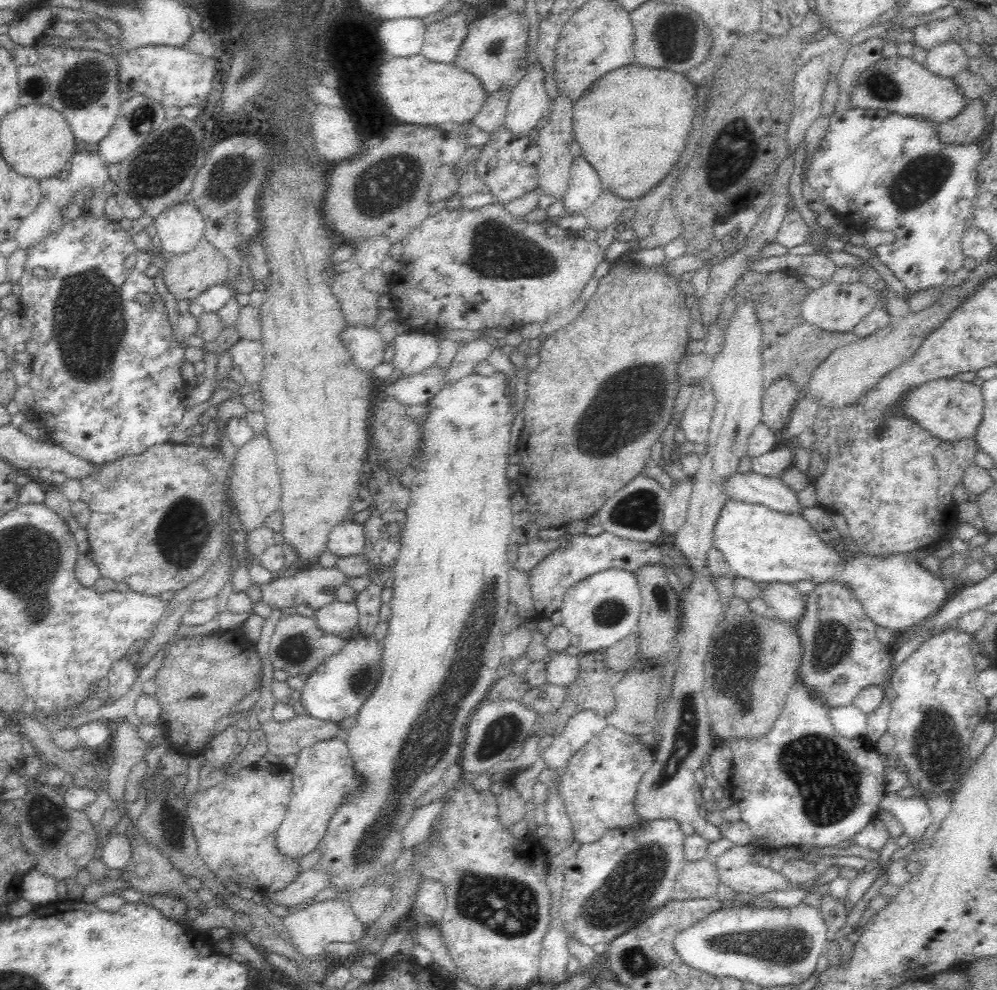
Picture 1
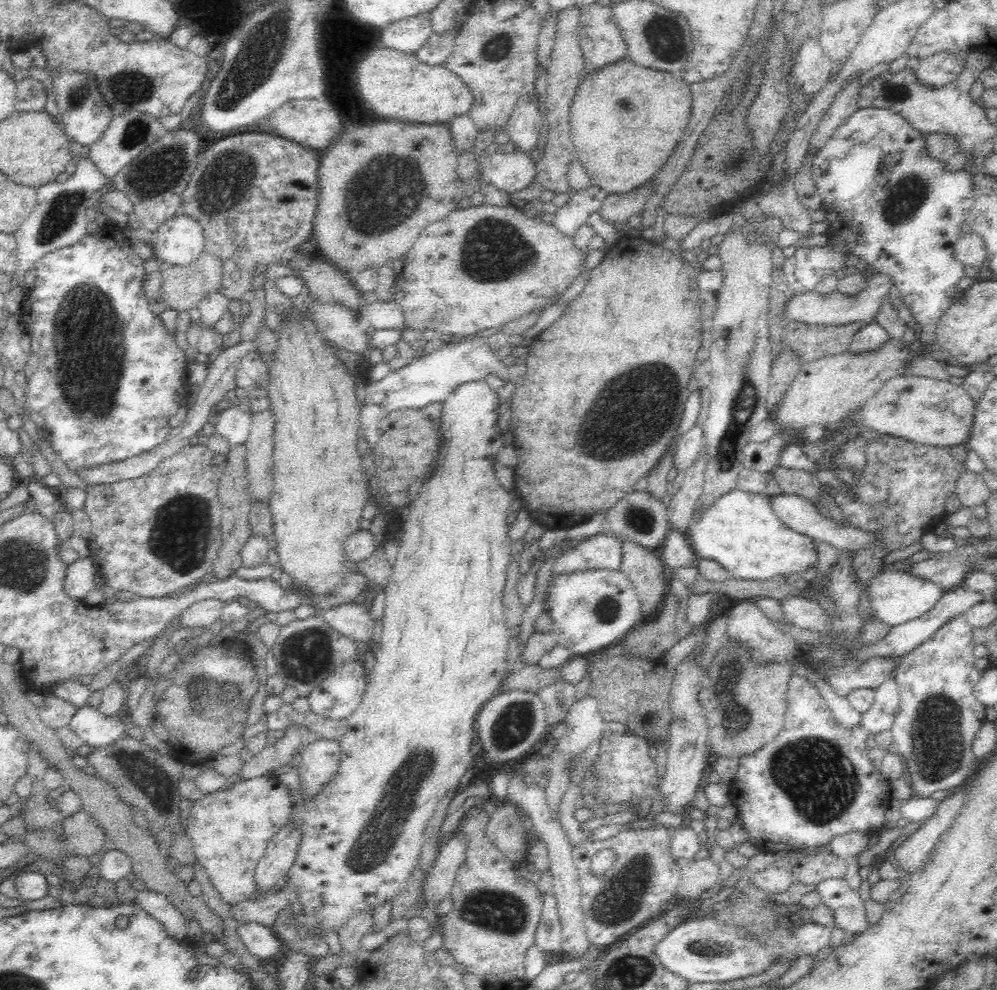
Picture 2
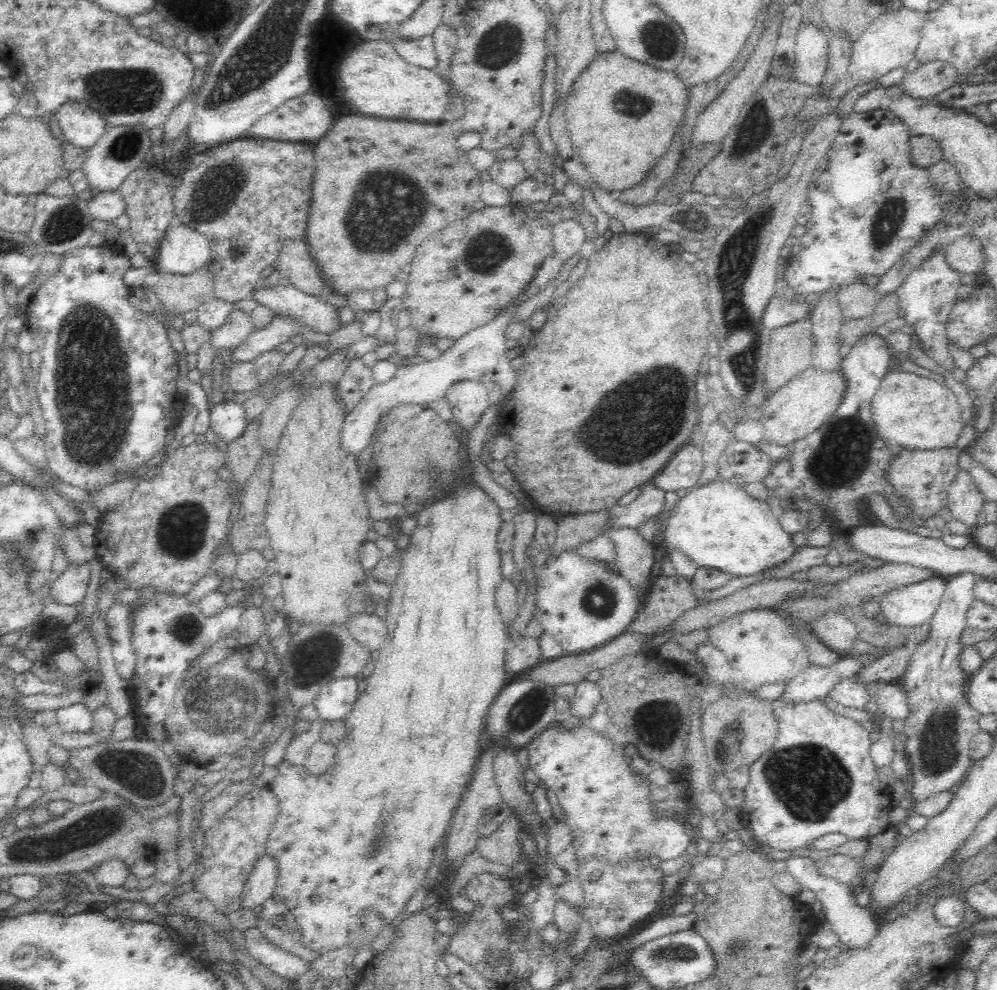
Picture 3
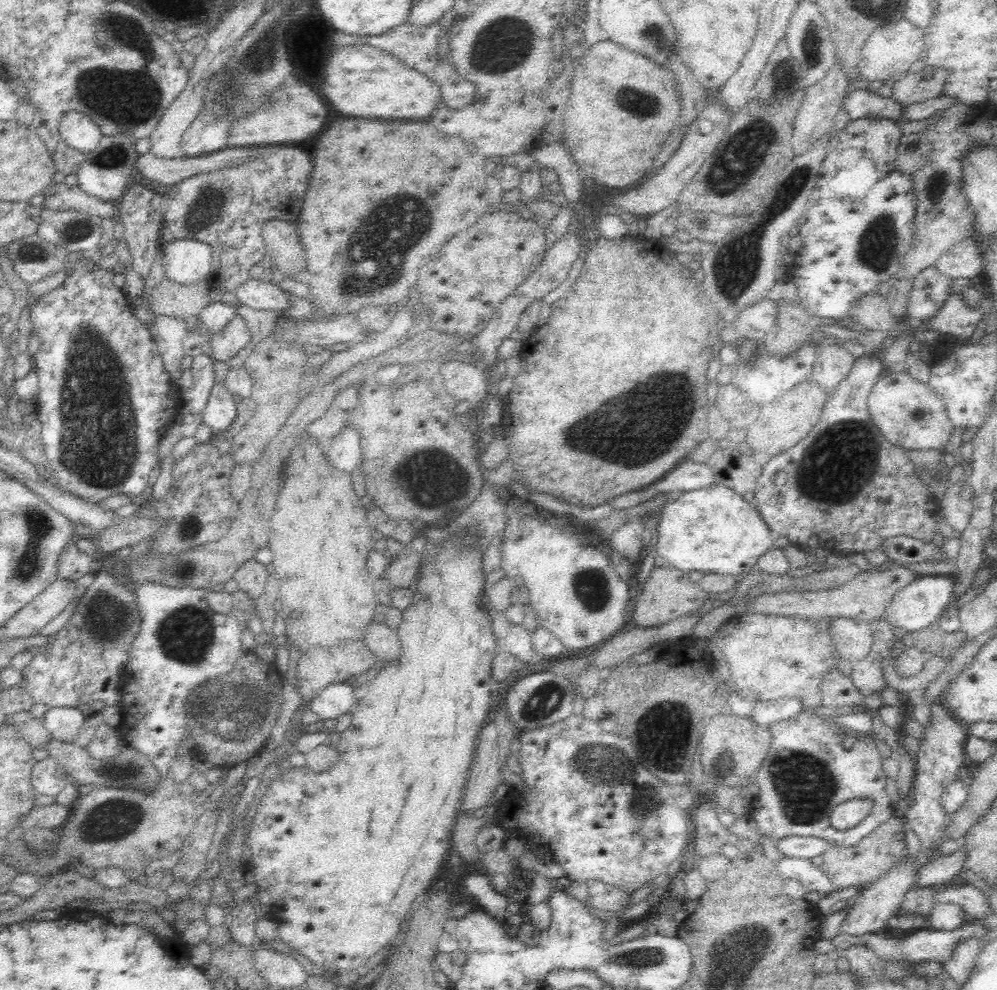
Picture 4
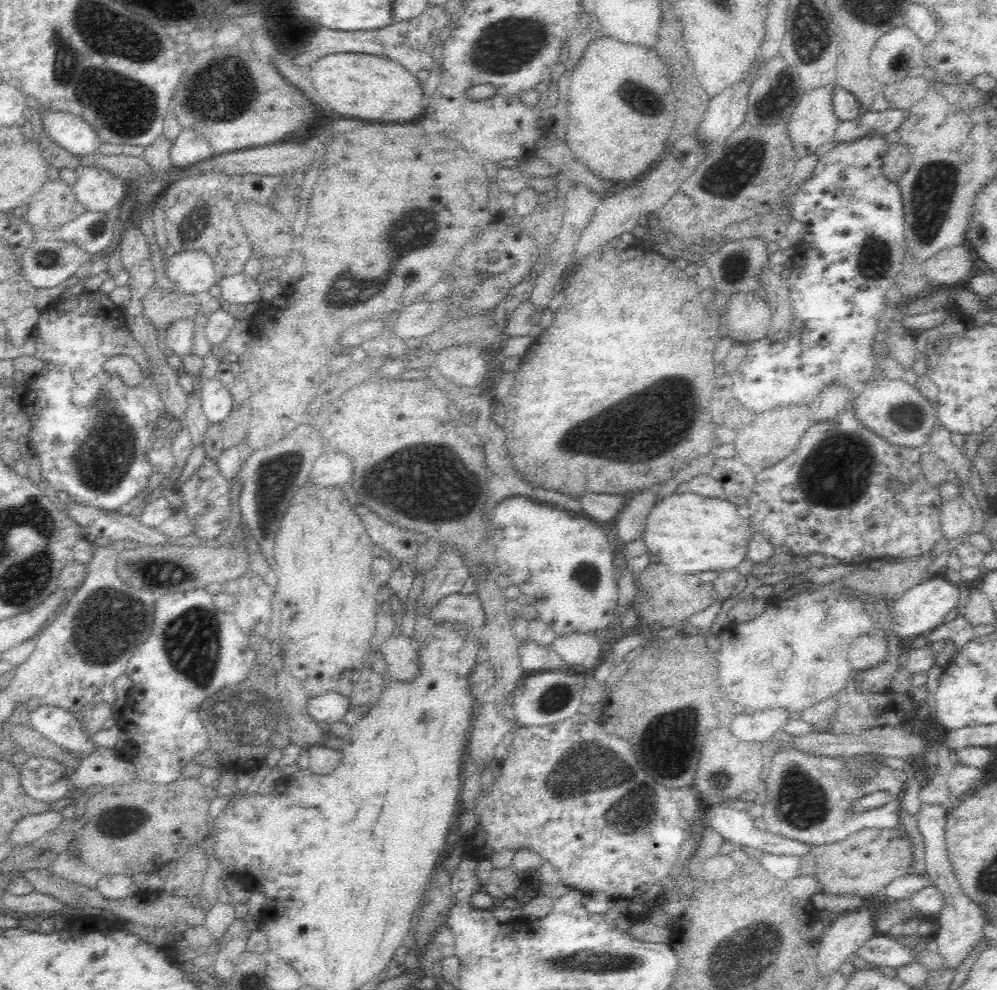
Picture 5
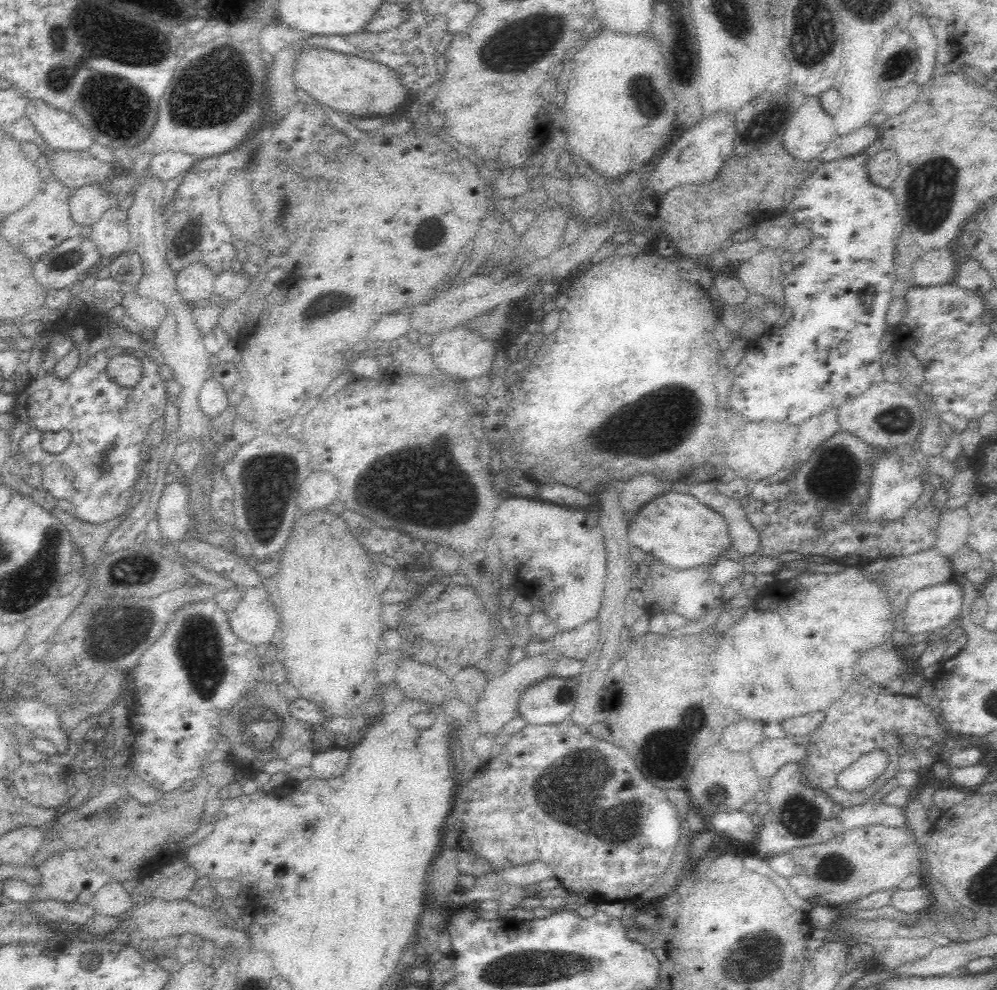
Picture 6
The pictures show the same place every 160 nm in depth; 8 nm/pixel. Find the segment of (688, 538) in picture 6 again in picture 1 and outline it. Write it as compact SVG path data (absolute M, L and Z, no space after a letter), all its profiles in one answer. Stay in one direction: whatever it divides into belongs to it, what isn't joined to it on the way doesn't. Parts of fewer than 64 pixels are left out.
M728 498L716 518L712 547L722 553L733 576L755 583L793 584L798 580L812 580L814 584L820 584L831 578L852 586L855 598L875 624L896 633L912 624L920 624L949 598L945 581L920 566L919 559L912 557L911 552L886 558L858 552L848 556L848 560L842 560L846 549L828 546L803 515L784 514L762 504L735 498Z

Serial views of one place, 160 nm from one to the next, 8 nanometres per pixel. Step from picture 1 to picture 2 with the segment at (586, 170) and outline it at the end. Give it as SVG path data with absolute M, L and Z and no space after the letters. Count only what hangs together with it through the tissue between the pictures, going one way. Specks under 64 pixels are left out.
M590 185L578 192L568 192L570 199L554 213L553 225L572 240L578 228L587 224L590 212L598 212L606 200L607 193L600 187Z

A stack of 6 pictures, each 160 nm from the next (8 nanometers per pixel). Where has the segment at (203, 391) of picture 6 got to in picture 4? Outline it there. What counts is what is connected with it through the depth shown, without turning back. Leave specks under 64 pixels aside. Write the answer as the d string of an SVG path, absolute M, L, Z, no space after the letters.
M215 384L202 412L201 422L209 426L211 432L226 430L236 416L236 407L237 404L234 402L233 395L226 389L225 384Z

